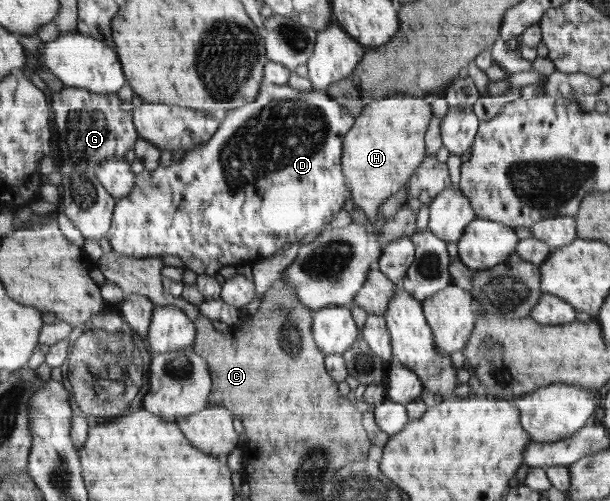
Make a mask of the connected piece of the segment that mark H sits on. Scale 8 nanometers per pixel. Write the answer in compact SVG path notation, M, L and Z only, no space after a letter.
M382 97L356 117L356 123L344 138L342 165L352 188L352 200L368 217L375 217L379 206L397 194L425 160L425 136L431 122L433 108L421 97Z

